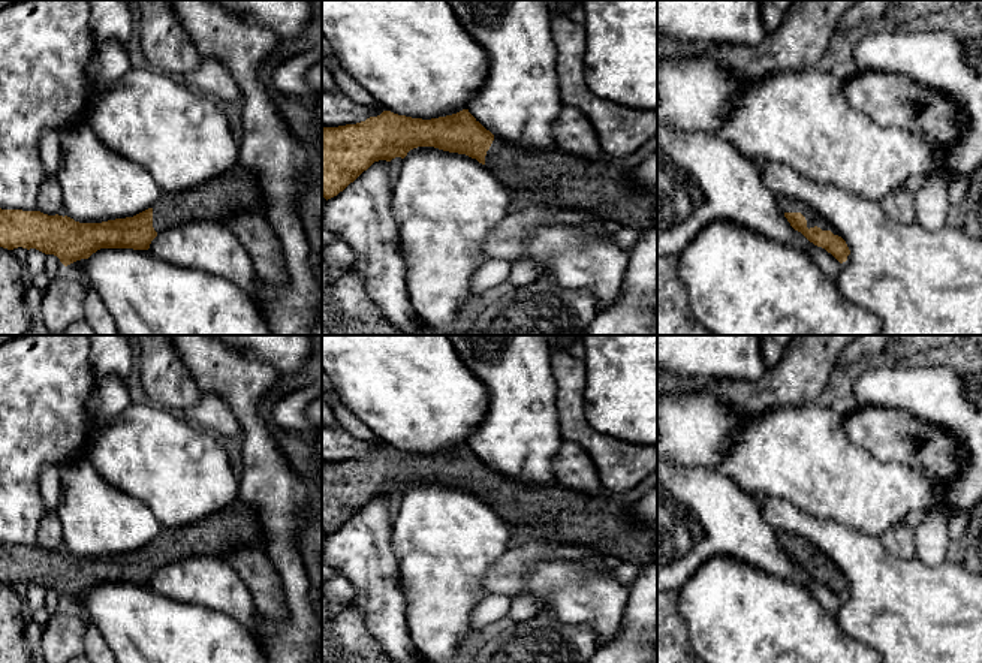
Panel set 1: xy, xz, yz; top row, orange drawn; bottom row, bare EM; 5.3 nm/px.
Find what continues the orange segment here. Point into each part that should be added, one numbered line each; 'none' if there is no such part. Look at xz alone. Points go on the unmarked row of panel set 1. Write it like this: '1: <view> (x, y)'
1: xz (566, 515)

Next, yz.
1: yz (786, 539)

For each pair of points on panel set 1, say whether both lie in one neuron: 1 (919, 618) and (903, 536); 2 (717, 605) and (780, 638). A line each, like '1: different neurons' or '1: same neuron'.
1: different neurons
2: same neuron

